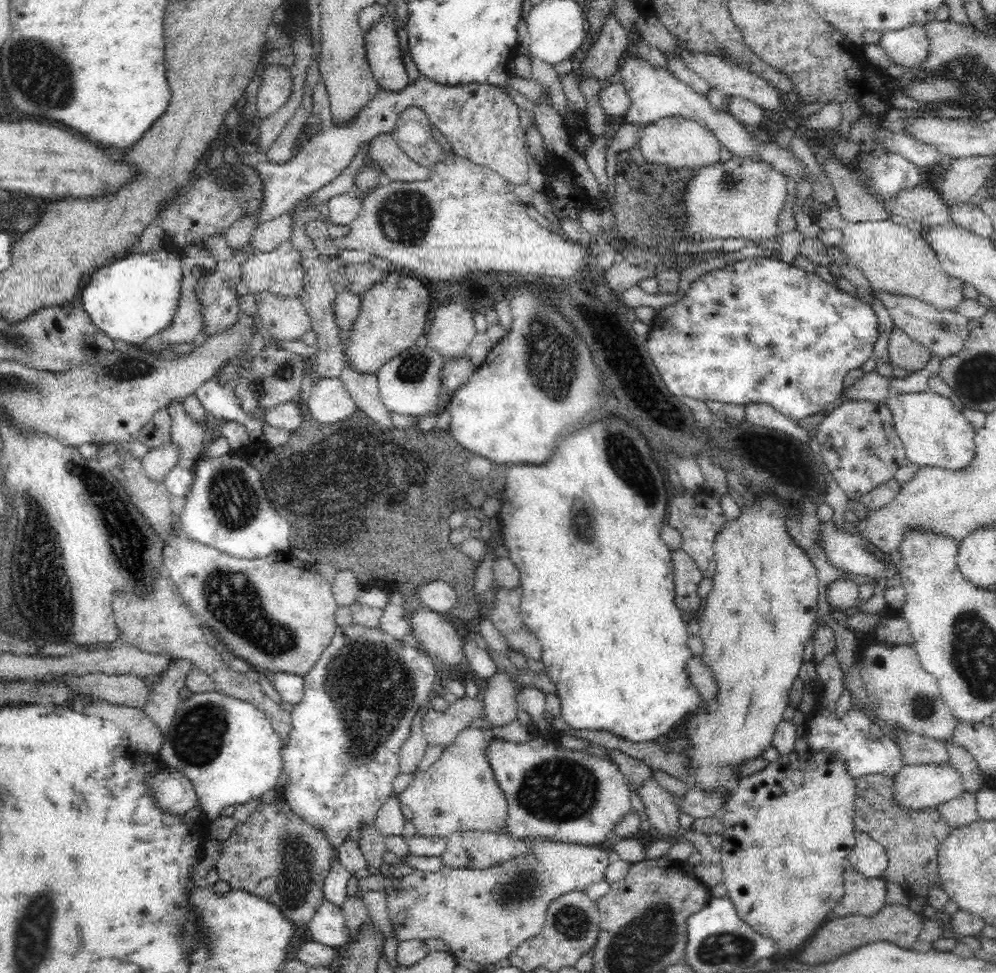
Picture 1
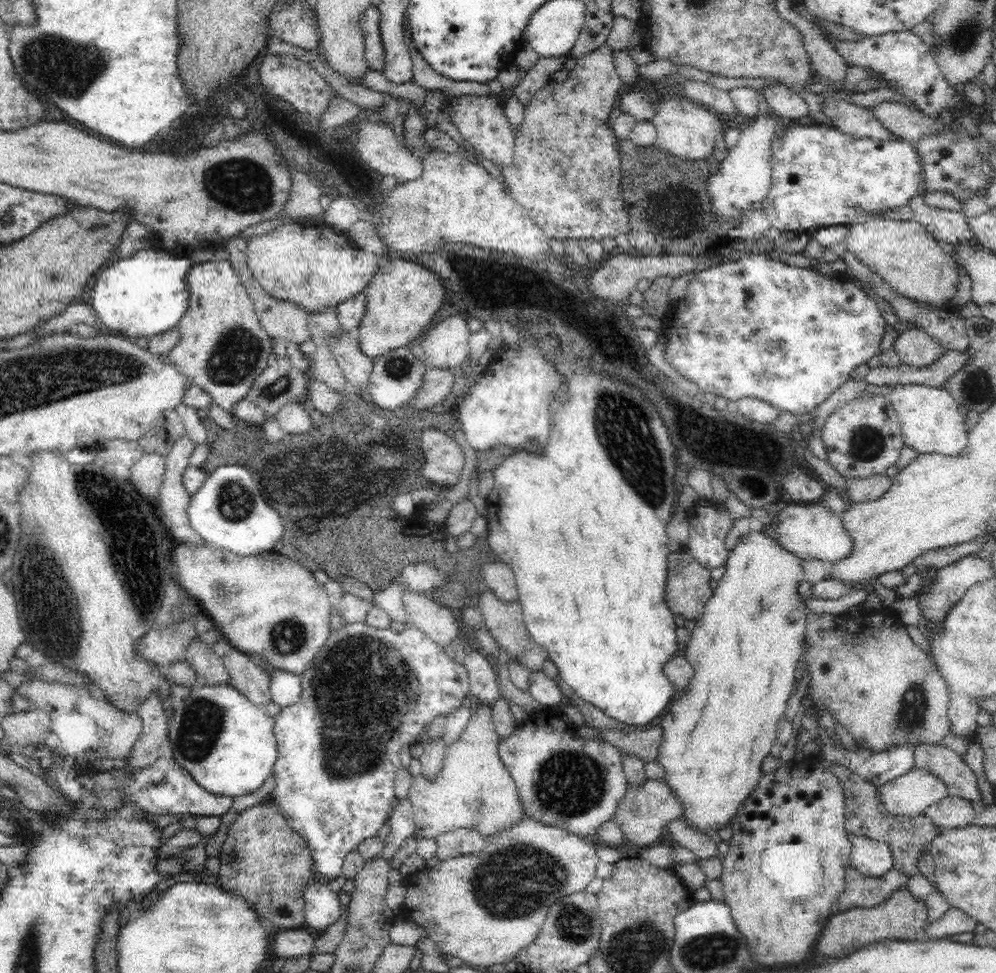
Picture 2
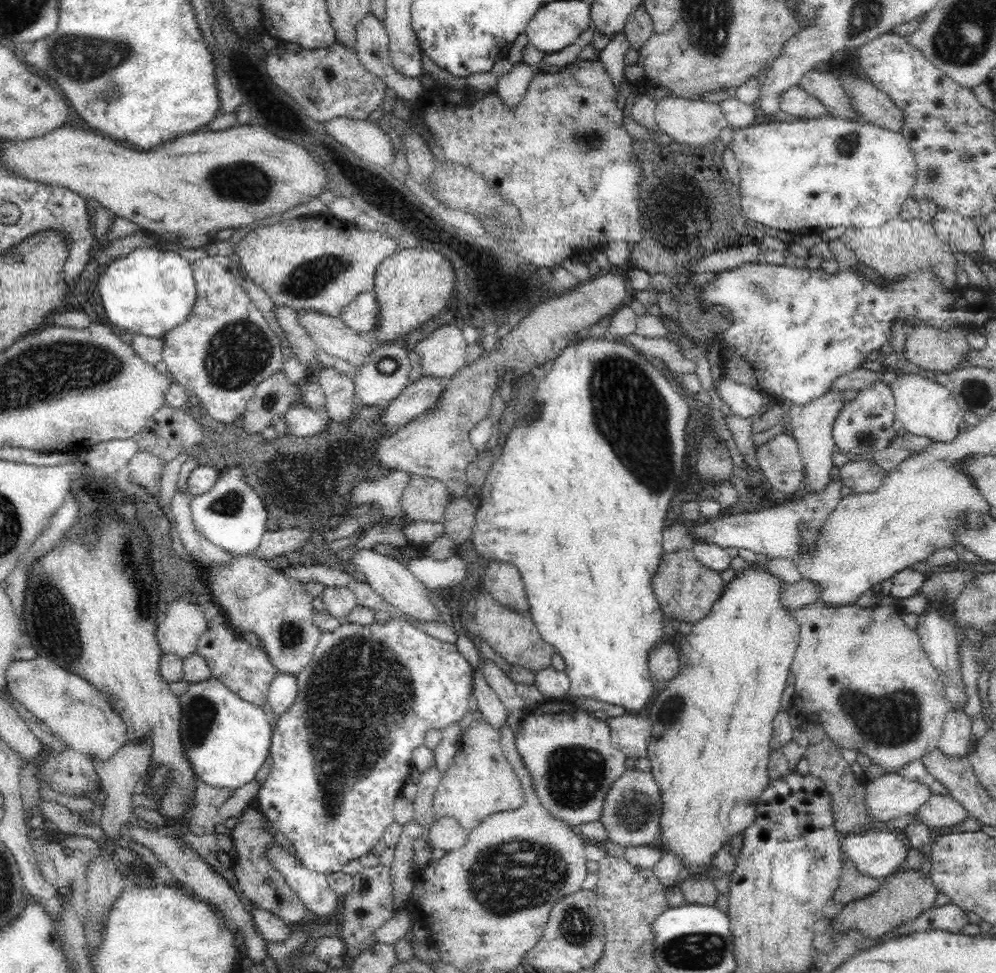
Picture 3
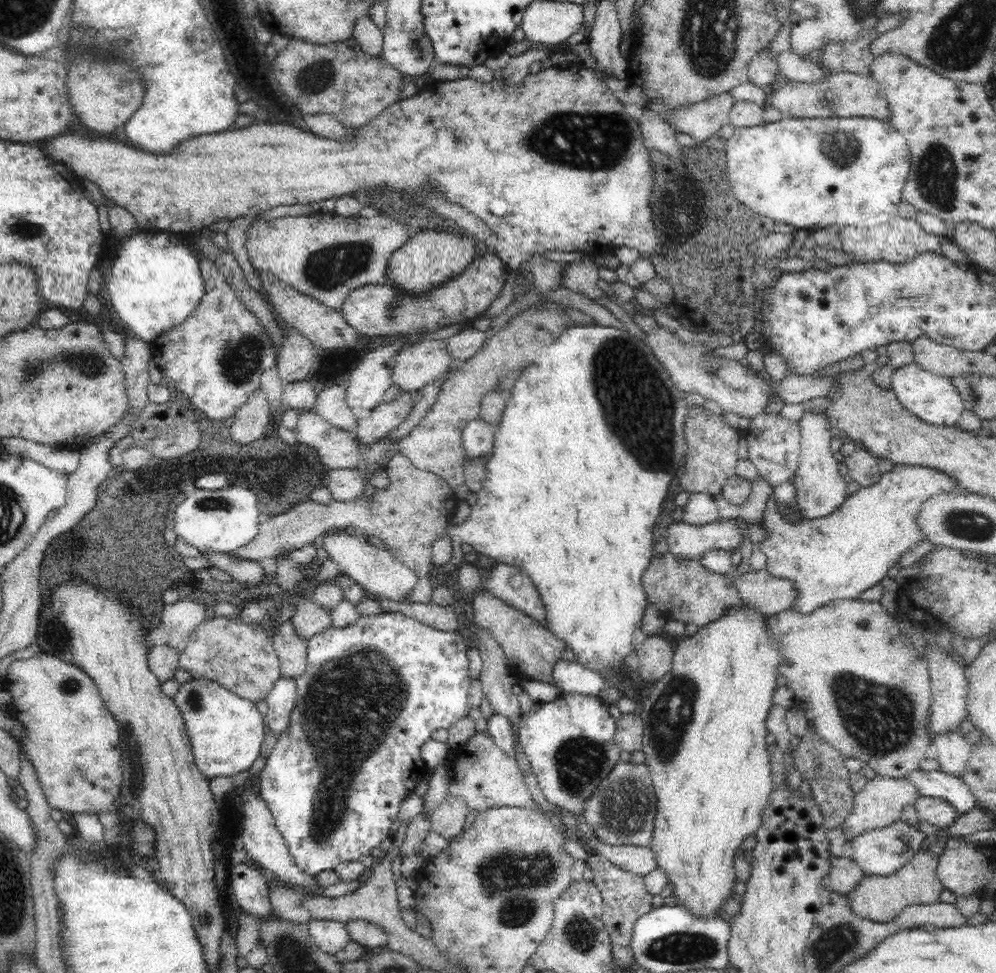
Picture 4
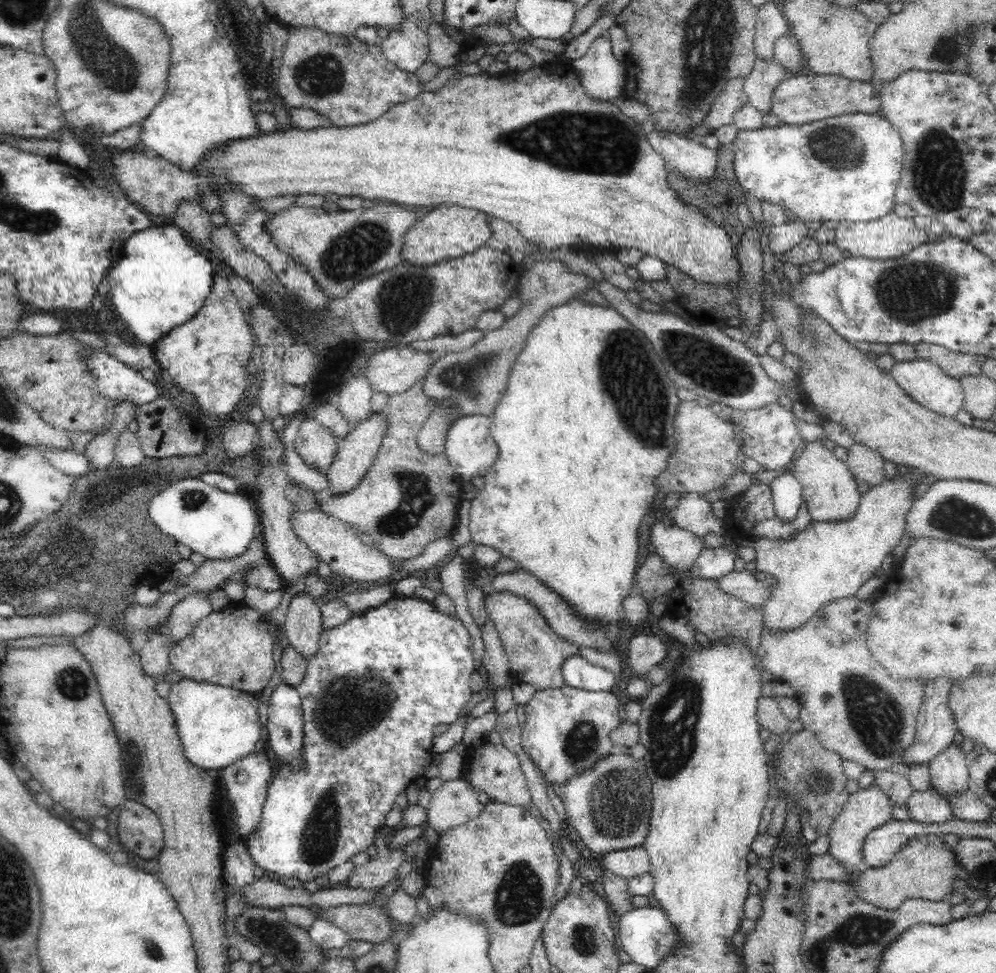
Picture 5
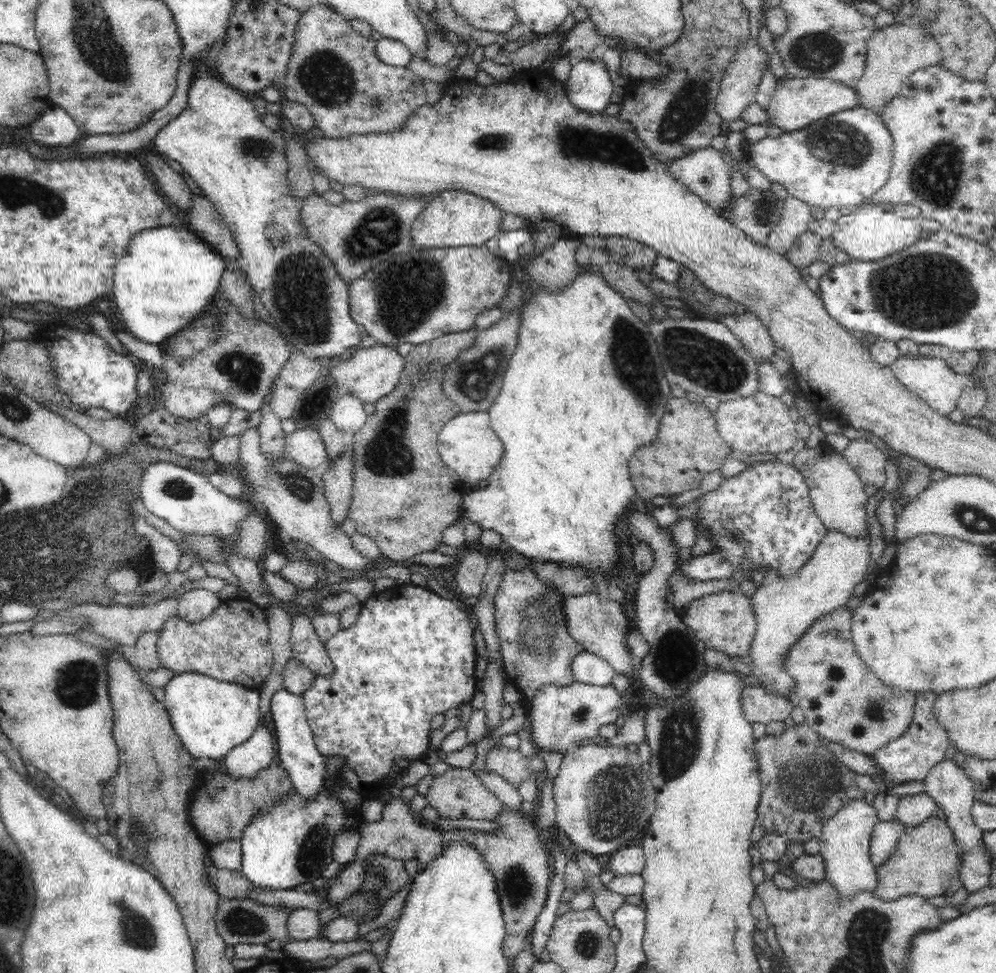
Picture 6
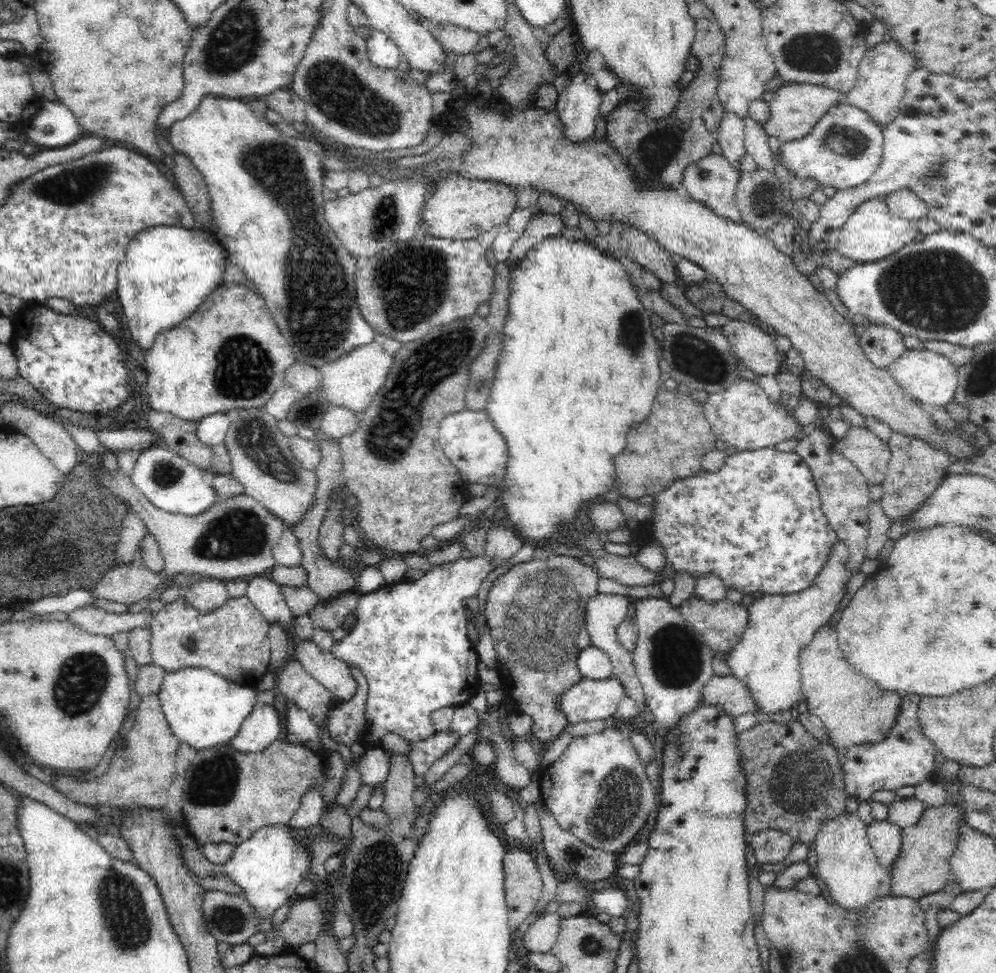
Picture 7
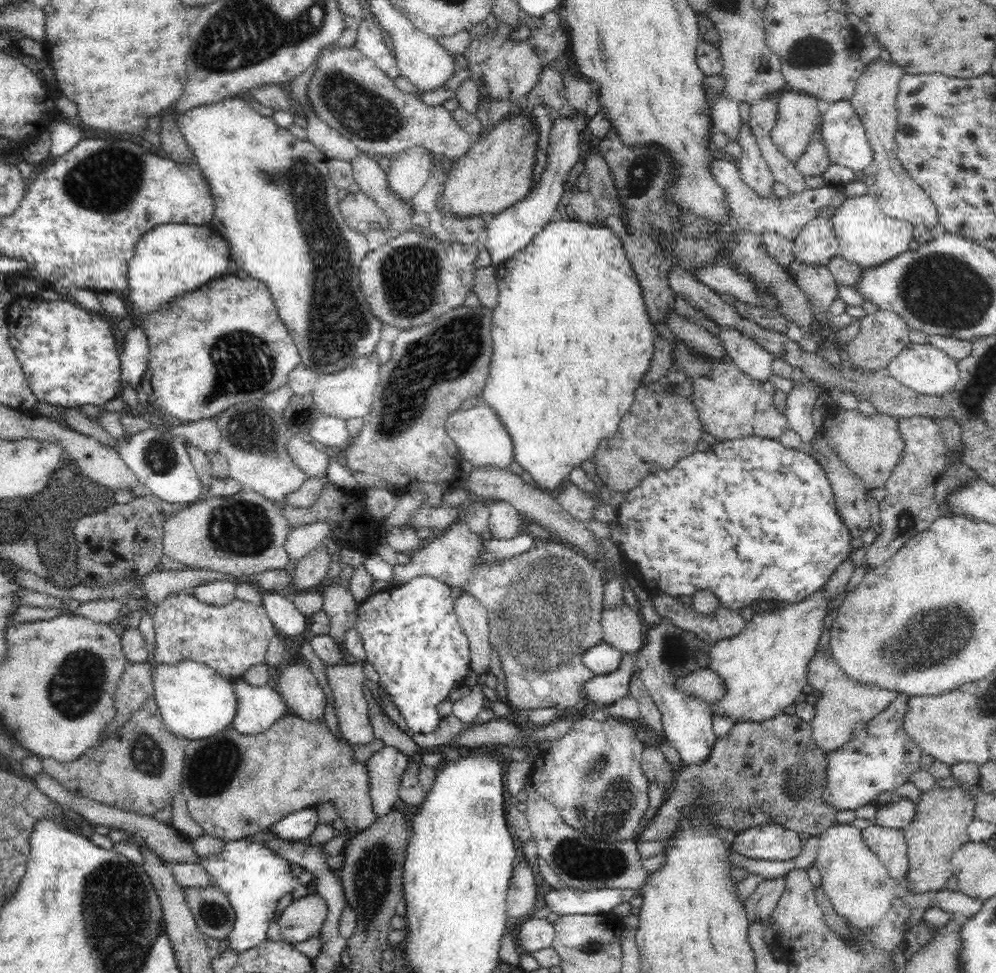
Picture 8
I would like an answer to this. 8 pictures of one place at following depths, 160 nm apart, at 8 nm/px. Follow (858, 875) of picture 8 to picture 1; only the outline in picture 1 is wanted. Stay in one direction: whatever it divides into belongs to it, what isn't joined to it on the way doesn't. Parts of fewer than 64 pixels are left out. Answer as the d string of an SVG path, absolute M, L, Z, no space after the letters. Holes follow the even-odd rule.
M950 762L931 763L930 765L903 765L893 779L895 802L900 806L914 810L936 808L940 803L958 798L966 791L962 775L950 765Z

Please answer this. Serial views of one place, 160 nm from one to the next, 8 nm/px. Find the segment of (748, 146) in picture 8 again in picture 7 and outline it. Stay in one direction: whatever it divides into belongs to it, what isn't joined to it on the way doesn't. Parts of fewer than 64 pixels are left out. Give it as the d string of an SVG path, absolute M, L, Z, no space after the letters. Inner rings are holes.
M764 169L742 172L735 192L741 223L765 236L784 220L784 187L774 173Z

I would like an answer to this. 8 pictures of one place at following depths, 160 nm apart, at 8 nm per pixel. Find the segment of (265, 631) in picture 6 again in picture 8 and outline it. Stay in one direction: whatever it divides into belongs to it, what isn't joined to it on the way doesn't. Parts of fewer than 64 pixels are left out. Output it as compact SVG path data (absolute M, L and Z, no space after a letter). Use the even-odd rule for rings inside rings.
M184 591L170 595L157 604L153 614L153 628L155 642L150 661L154 665L174 666L182 661L199 662L214 669L227 680L241 678L251 666L264 664L270 641L279 635L262 605L235 598L224 606L215 607L200 602L192 592Z

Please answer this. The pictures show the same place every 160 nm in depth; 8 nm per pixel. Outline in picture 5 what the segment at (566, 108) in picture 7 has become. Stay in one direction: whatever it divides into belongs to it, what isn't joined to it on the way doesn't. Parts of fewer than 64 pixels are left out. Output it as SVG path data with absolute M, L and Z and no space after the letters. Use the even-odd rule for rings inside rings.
M607 32L598 35L586 54L573 60L577 77L586 92L598 100L610 100L623 92L626 84L626 62L620 62L612 53Z

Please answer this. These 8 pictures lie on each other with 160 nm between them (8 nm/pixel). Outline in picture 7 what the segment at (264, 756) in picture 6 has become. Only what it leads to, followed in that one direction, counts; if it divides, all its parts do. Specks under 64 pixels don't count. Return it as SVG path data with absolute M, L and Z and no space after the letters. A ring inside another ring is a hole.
M256 705L240 732L233 738L232 749L239 754L260 754L273 745L282 730L278 712L273 706Z

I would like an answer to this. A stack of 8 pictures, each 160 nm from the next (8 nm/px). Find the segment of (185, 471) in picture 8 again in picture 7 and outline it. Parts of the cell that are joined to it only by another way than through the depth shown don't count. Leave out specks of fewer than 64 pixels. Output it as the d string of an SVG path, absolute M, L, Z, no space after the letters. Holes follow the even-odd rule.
M160 444L141 450L131 482L154 507L173 515L198 516L220 500L218 492L211 485L204 484L202 471L198 467Z

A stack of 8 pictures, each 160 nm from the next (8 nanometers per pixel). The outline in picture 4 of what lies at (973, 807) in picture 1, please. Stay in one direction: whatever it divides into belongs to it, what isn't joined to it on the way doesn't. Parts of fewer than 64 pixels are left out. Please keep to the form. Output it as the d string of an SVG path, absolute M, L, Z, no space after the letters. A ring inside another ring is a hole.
M922 797L915 802L920 822L945 829L950 827L960 816L959 812L944 799Z

